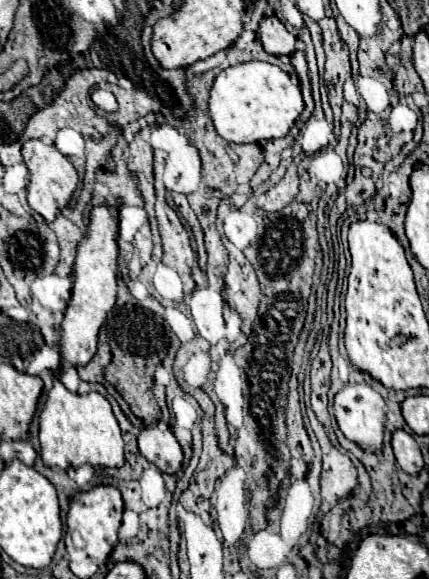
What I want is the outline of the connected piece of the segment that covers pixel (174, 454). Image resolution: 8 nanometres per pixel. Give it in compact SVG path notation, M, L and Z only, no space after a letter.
M158 426L144 428L138 436L138 446L142 456L156 464L164 474L176 474L182 468L184 454L170 430L162 432Z

